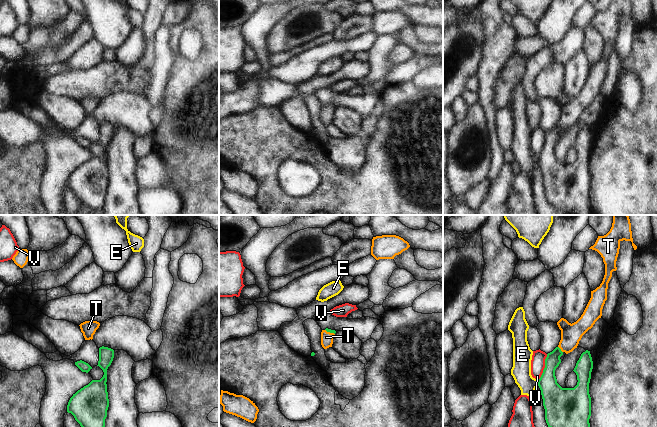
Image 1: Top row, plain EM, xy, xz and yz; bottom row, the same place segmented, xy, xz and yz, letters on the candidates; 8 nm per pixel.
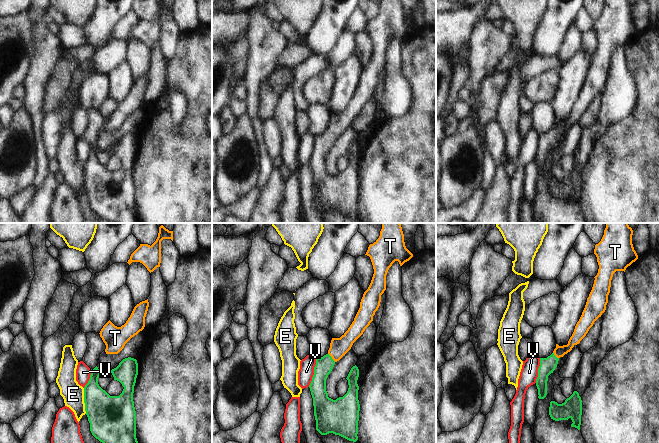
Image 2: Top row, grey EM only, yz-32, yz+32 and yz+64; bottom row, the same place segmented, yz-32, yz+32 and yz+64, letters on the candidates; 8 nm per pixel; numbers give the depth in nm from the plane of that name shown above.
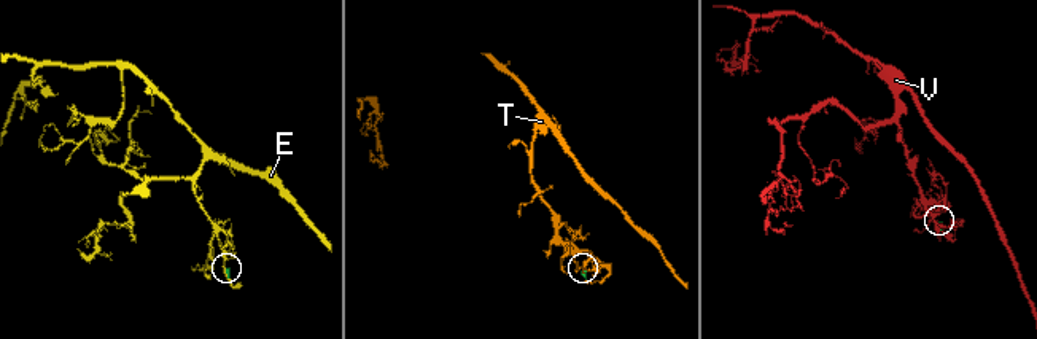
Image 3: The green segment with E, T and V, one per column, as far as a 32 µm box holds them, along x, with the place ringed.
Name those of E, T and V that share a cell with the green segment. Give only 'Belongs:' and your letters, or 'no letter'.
Belongs: T

